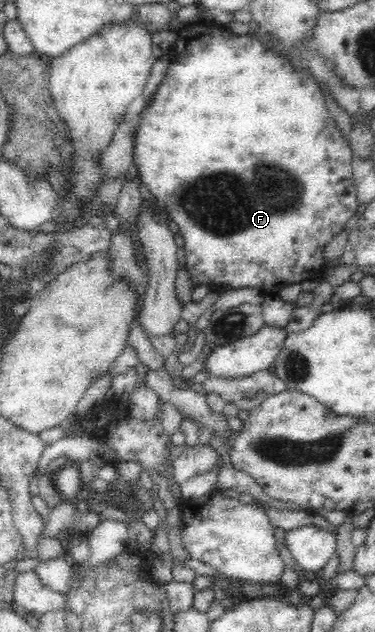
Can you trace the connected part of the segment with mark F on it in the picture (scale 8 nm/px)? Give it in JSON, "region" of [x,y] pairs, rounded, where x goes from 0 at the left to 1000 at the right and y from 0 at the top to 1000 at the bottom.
{"region":[[[571,38],[557,46],[555,52],[504,62],[475,59],[459,73],[456,95],[437,123],[400,158],[384,160],[352,223],[355,258],[368,283],[389,309],[403,309],[411,320],[432,324],[445,343],[475,358],[475,369],[493,380],[493,424],[515,451],[600,451],[621,457],[683,454],[717,460],[728,453],[749,456],[784,449],[795,454],[803,446],[829,443],[832,435],[848,437],[859,424],[869,424],[861,410],[869,388],[917,366],[931,347],[952,340],[957,320],[939,277],[941,236],[869,174],[848,128],[821,109],[787,112],[773,93],[709,78],[696,65],[664,54],[640,55]]]}

